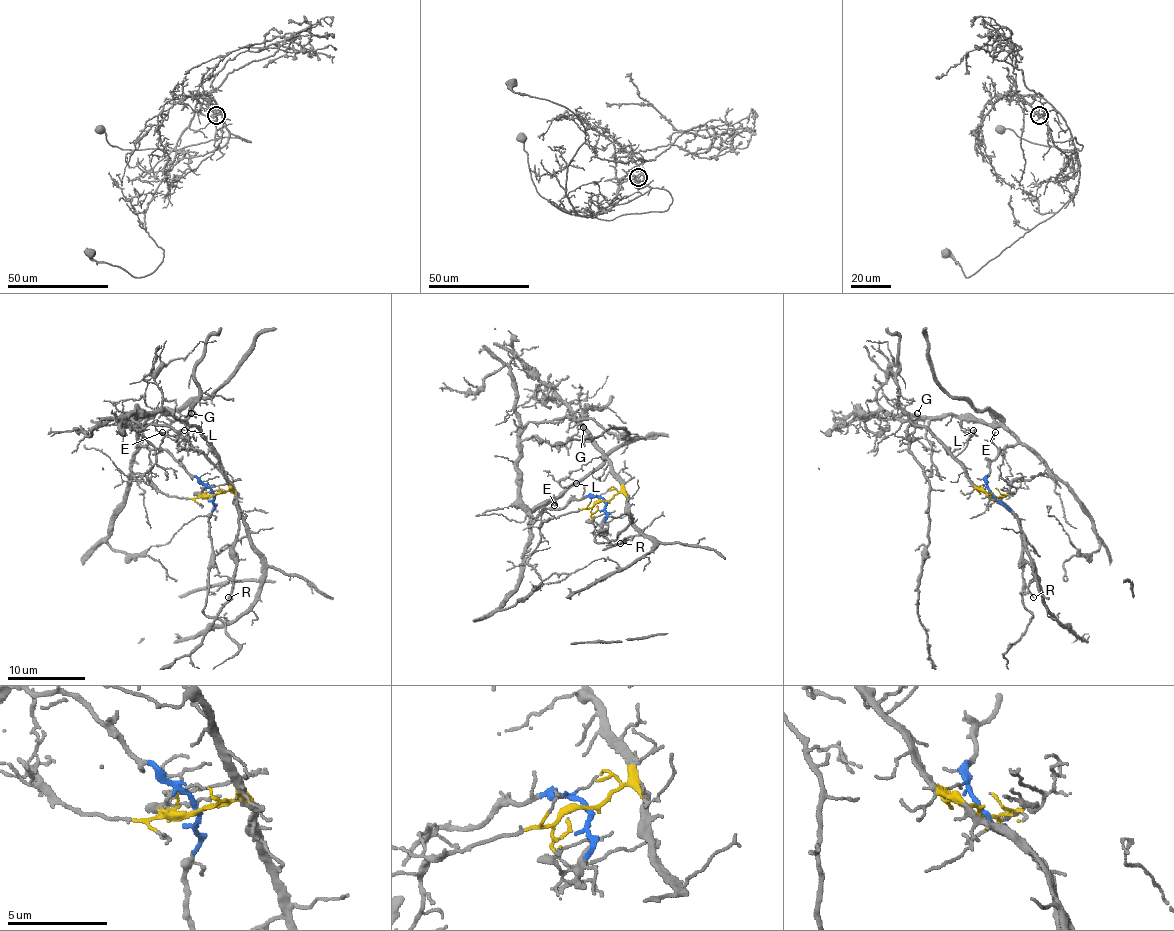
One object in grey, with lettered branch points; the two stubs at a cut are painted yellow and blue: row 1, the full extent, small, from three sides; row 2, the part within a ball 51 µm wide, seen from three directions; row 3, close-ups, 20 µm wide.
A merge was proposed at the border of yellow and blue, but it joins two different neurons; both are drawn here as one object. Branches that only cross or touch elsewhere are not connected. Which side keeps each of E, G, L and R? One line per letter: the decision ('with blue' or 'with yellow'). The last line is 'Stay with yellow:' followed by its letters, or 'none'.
E: with blue
G: with yellow
L: with yellow
R: with blue
Stay with yellow: G, L

